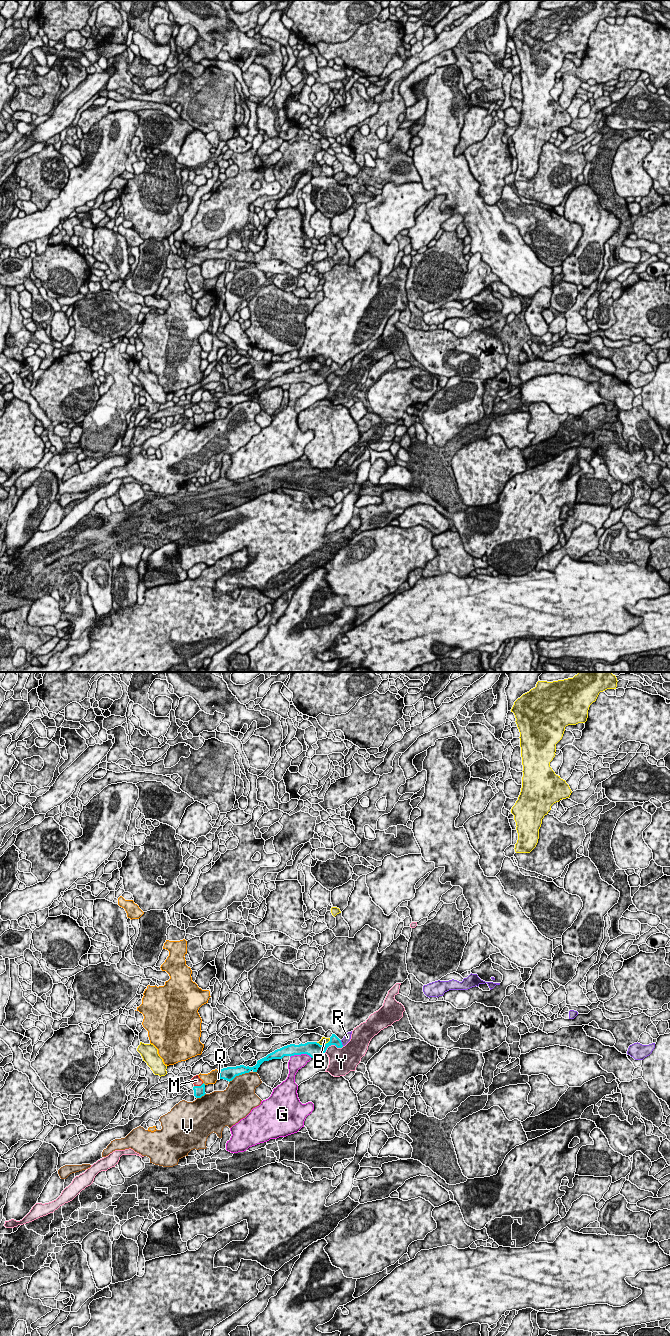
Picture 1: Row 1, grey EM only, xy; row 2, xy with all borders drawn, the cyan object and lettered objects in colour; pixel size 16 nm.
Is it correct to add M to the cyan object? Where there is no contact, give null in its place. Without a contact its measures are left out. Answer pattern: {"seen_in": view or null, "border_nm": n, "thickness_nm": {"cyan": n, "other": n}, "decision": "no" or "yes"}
{"seen_in": "xy", "border_nm": 170, "thickness_nm": {"cyan": 190, "other": 140}, "decision": "no"}

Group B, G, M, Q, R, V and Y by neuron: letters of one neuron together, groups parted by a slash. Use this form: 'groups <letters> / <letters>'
groups B / G / M / Q / R / V / Y

